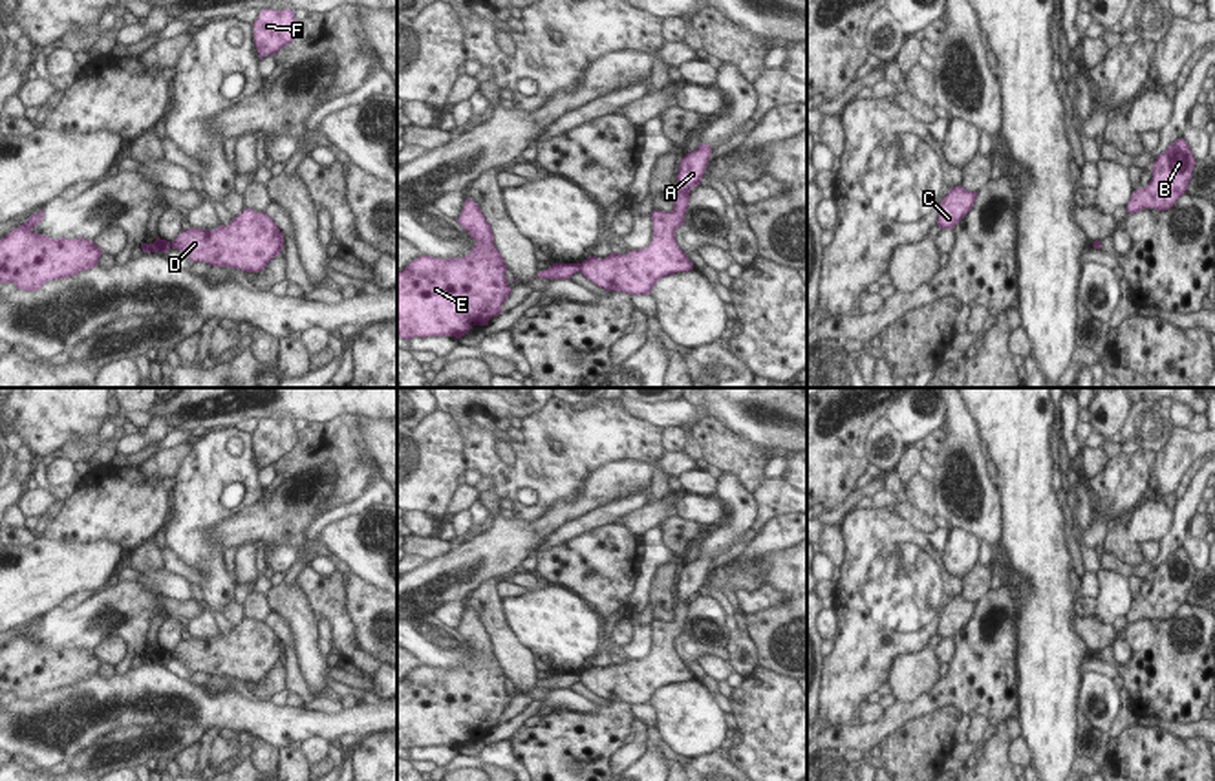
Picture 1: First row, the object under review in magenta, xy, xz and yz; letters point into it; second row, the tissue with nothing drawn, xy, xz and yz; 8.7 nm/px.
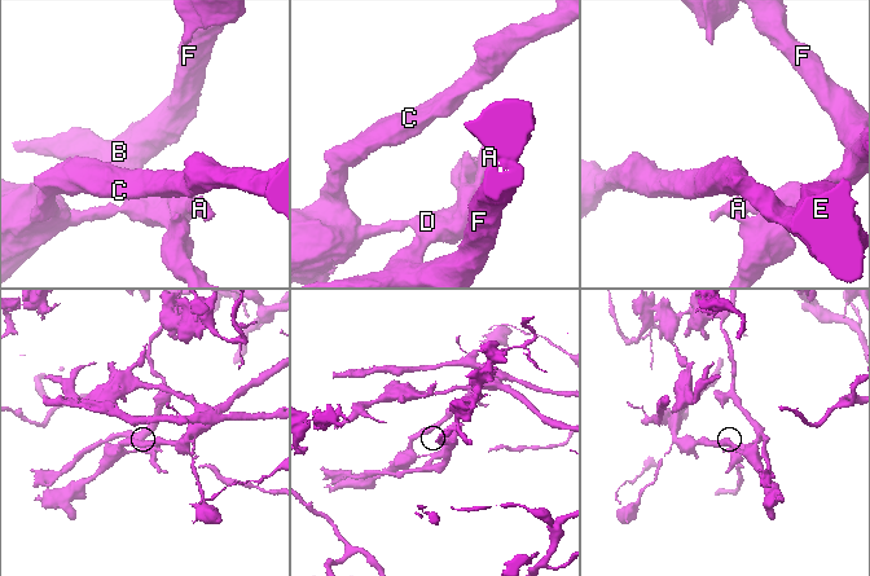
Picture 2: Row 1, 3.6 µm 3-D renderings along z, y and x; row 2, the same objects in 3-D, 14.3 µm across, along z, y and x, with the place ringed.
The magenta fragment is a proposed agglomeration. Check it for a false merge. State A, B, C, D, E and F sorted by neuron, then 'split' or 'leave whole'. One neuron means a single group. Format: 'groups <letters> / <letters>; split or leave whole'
groups A B D F / C E; split

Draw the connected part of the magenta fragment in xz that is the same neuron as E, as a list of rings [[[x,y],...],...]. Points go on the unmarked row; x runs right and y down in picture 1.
[[[467,607],[461,626],[456,629],[476,651],[463,668],[419,666],[397,684],[397,746],[465,746],[474,735],[489,735],[492,726],[501,724],[501,715],[511,704],[507,675],[494,655],[492,637],[478,613]]]

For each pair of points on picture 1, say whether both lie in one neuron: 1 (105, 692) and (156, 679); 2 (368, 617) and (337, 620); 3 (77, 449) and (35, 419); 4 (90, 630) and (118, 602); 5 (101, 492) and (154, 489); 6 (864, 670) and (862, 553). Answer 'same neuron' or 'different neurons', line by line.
1: same neuron
2: different neurons
3: different neurons
4: same neuron
5: same neuron
6: same neuron

